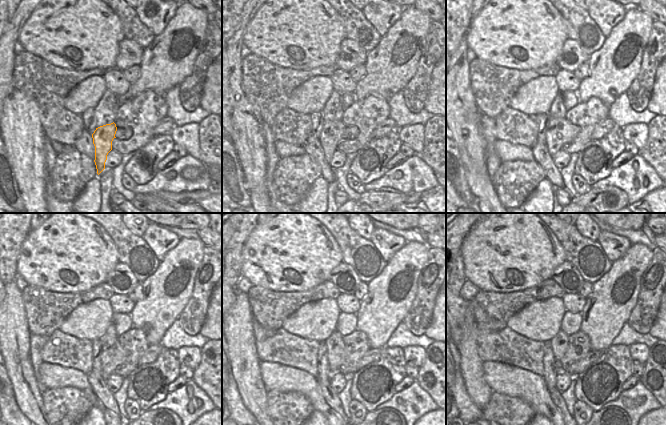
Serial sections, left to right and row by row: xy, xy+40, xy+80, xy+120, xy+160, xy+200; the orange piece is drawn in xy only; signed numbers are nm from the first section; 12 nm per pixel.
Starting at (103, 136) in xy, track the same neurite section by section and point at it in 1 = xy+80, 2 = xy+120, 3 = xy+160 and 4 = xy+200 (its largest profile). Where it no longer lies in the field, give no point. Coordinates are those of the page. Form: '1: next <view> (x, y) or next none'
1: next xy+80 (558, 132)
2: next xy+120 (111, 355)
3: next xy+160 (336, 349)
4: next xy+200 (559, 344)

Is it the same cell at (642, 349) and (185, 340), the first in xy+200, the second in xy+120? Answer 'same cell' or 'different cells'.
different cells

